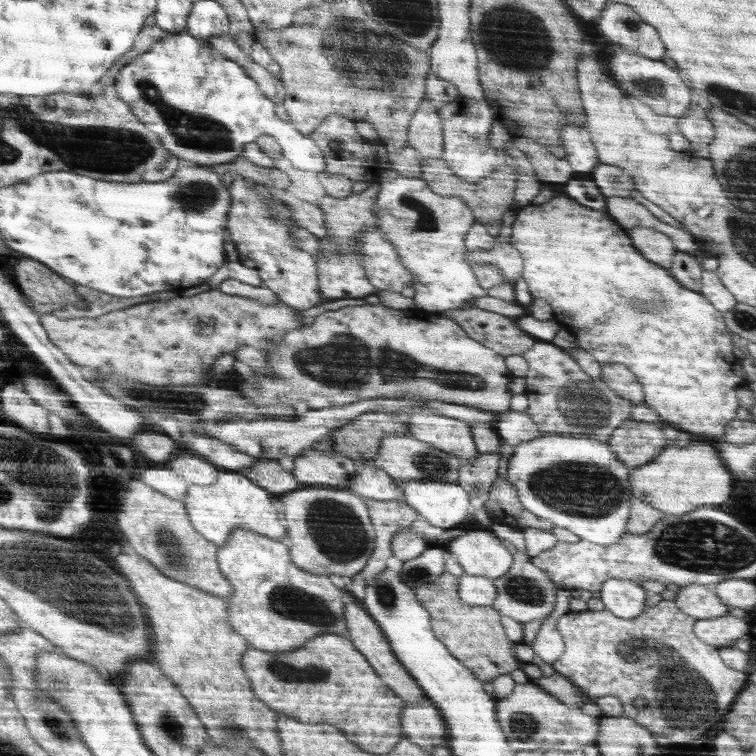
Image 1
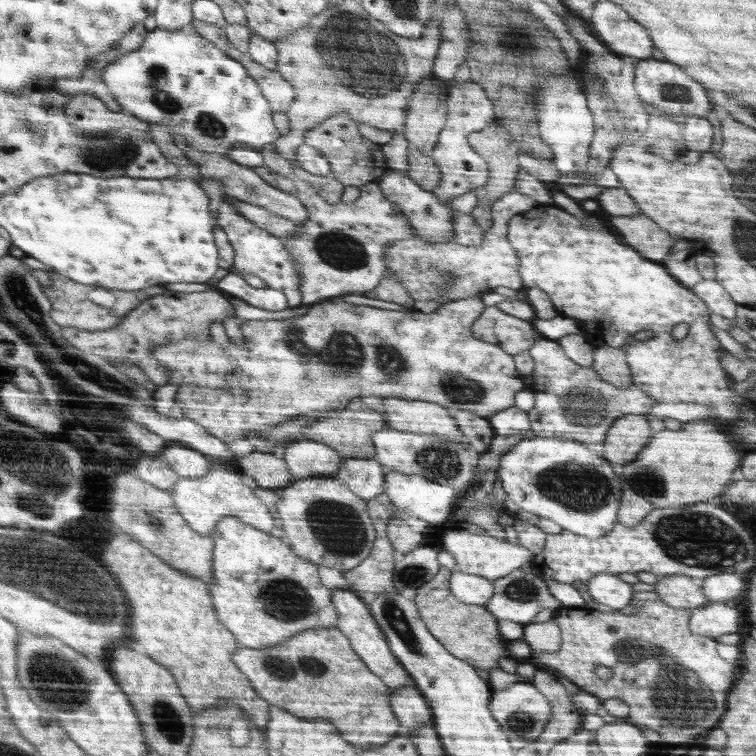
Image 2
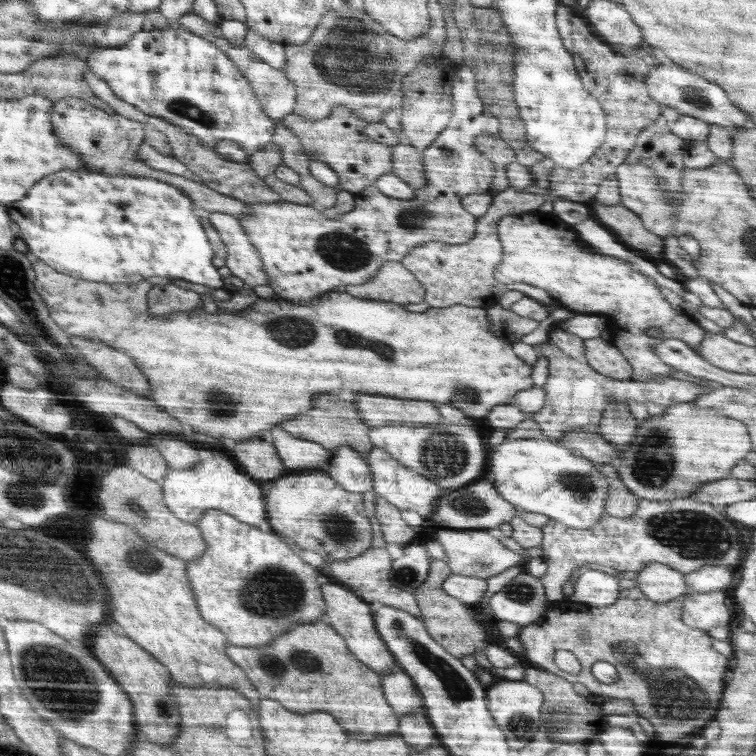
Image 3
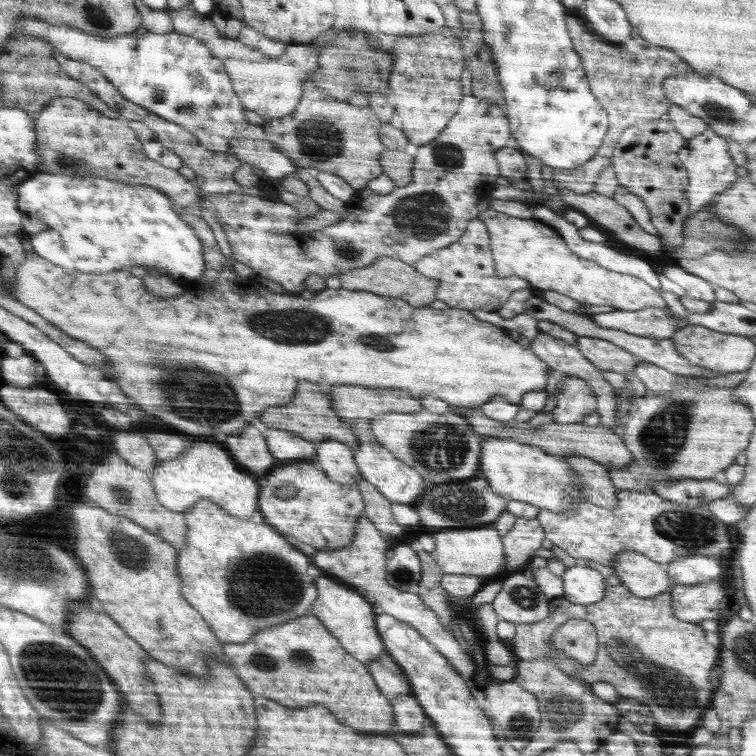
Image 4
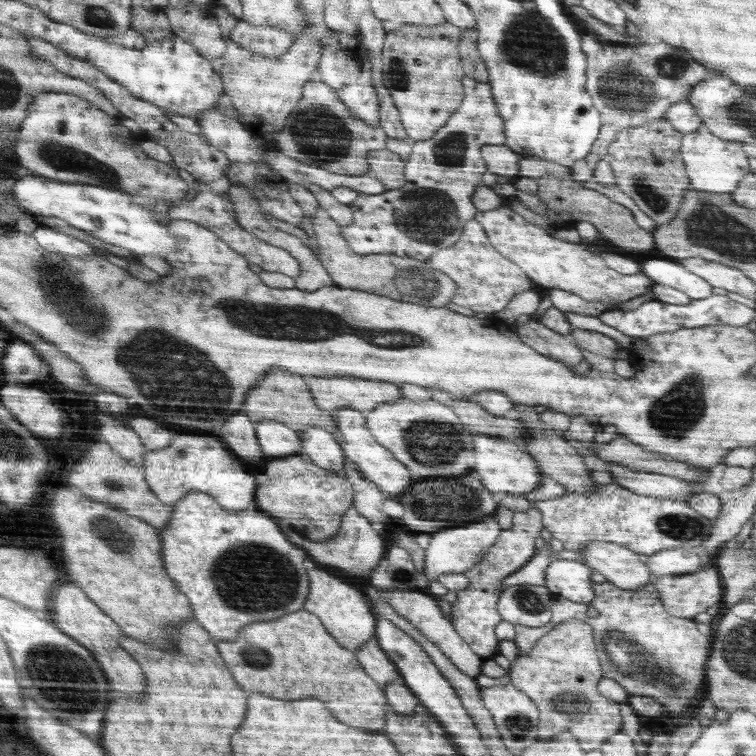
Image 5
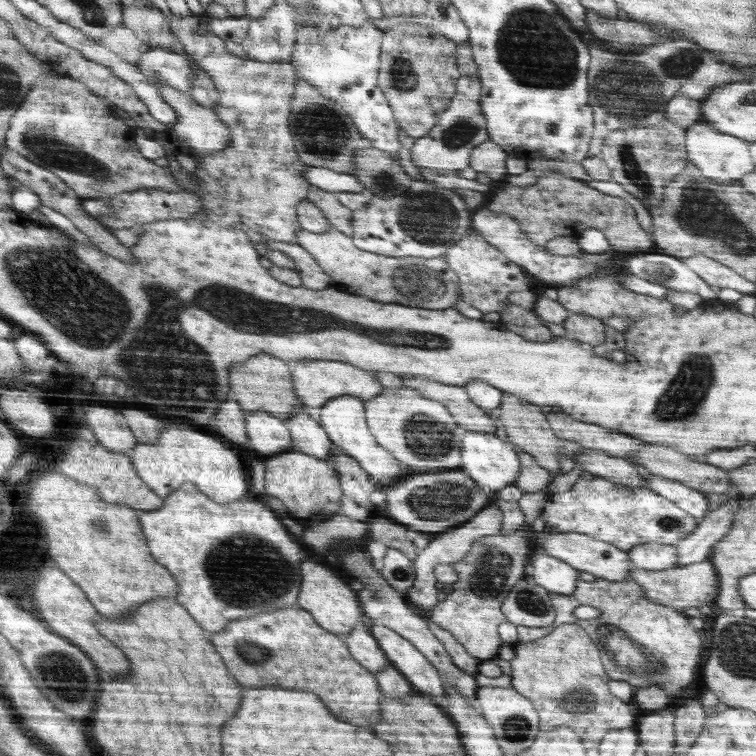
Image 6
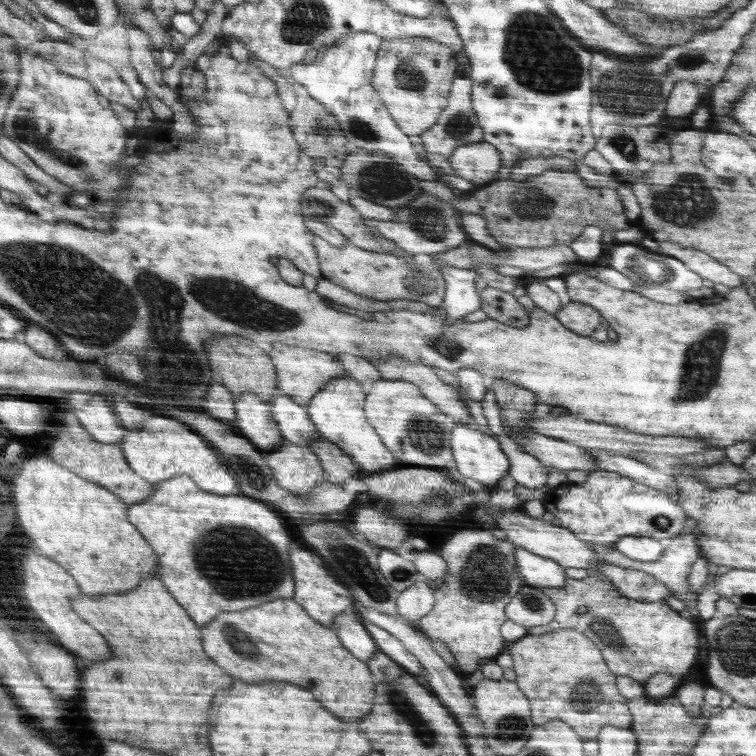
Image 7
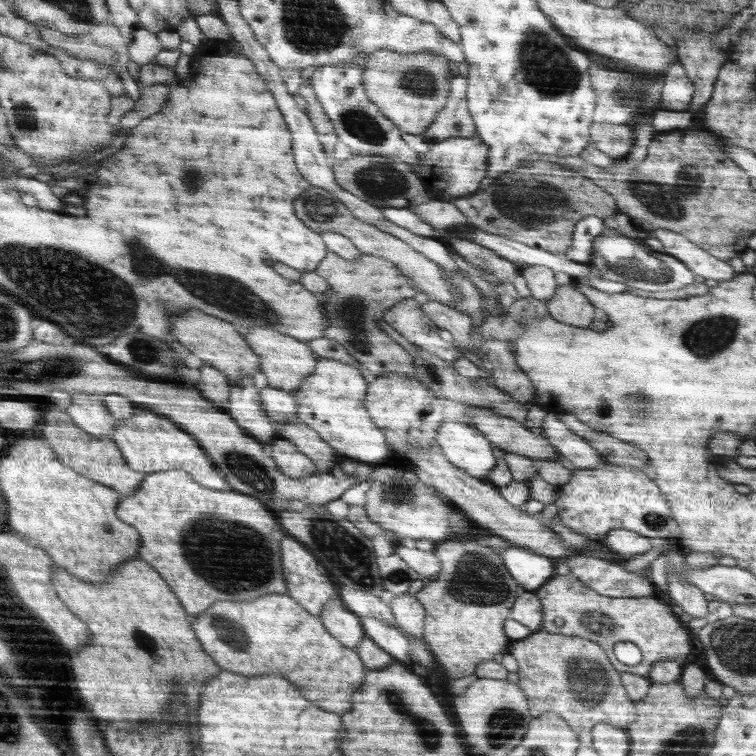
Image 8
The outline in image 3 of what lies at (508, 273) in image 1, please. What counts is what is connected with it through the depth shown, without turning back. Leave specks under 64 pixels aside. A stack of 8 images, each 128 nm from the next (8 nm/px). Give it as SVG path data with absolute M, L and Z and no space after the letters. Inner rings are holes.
M506 188L503 192L494 195L491 208L478 218L476 234L468 242L462 244L444 244L431 240L423 246L417 246L411 254L405 256L401 263L421 282L424 288L424 302L434 308L448 308L462 304L481 308L499 303L504 293L516 290L524 297L532 298L544 304L551 311L556 309L553 298L544 289L534 287L525 282L504 283L498 282L493 275L495 266L501 261L503 250L498 238L498 222L506 216L520 215L528 211L539 211L547 208L547 201L540 194L519 192L514 188Z

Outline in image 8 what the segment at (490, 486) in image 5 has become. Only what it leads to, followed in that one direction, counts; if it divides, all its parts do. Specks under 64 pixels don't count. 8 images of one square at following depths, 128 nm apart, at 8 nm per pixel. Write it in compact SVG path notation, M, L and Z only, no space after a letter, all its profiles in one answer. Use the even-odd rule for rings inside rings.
M444 420L439 427L436 432L435 444L448 459L448 462L451 462L456 468L465 470L470 476L488 482L490 471L496 464L495 448L488 438L468 422L462 420Z

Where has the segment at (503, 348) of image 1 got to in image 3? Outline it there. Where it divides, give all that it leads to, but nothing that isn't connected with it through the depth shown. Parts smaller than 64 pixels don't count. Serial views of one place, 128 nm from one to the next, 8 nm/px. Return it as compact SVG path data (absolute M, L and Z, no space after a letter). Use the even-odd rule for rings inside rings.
M500 304L488 306L484 311L487 316L488 330L508 342L519 342L525 334L530 334L539 322L528 317L521 317L514 314Z

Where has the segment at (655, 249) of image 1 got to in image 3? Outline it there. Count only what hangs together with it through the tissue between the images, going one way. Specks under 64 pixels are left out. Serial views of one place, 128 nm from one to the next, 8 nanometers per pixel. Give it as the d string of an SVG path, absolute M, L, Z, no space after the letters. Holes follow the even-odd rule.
M592 199L587 203L591 208L592 214L596 214L596 218L606 224L605 228L612 228L622 242L648 252L650 256L656 256L662 252L662 238L660 235L652 233L640 221L640 217L629 208L622 206L620 203L607 205Z

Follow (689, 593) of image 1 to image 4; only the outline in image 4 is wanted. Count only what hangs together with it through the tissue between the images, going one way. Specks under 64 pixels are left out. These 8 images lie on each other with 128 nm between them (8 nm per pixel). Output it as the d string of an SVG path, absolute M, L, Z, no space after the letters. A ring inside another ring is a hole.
M626 551L611 566L621 583L640 598L652 598L669 592L674 583L667 575L667 564L654 562L646 555Z

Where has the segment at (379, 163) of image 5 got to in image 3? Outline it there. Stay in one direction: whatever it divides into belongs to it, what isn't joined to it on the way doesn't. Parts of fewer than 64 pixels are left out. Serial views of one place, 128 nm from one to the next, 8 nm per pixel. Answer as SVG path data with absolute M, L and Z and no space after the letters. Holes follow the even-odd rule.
M394 145L391 148L392 163L391 172L400 180L407 182L412 189L424 188L428 184L427 168L424 166L423 153L412 145Z

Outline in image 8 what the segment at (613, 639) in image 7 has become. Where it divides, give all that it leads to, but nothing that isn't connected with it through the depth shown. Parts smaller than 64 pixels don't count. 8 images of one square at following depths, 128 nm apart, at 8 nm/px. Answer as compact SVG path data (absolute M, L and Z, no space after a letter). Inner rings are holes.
M555 575L548 582L545 582L540 588L534 591L535 595L542 600L544 623L541 631L552 634L562 634L563 636L580 636L586 640L594 641L600 645L607 654L608 660L614 668L620 669L620 672L634 673L640 676L649 676L652 664L658 664L662 660L674 660L683 667L684 658L690 652L690 642L688 642L688 632L686 628L678 622L678 618L672 614L670 606L666 603L658 602L658 598L616 598L602 596L595 589L588 588L580 579L572 575ZM618 642L632 642L642 651L640 664L636 666L627 666L620 663L614 657L614 648Z

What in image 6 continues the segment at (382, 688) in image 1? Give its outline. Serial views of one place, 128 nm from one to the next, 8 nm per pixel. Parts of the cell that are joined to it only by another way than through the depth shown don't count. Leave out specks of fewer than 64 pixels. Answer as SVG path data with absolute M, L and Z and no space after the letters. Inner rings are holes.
M294 603L291 607L279 608L275 611L260 613L244 620L236 620L227 624L228 628L220 634L212 634L211 643L223 658L230 673L240 680L244 686L280 686L280 688L296 688L316 692L340 720L348 720L352 724L376 724L380 722L380 702L384 697L379 688L375 673L366 670L357 660L352 658L346 643L336 633L327 632L306 609Z

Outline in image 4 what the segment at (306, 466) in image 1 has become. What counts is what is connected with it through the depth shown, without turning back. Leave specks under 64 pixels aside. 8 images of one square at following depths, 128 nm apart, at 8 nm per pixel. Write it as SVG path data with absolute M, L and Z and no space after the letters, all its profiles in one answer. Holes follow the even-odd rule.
M269 428L262 436L266 439L272 456L280 462L313 462L316 443L279 428Z

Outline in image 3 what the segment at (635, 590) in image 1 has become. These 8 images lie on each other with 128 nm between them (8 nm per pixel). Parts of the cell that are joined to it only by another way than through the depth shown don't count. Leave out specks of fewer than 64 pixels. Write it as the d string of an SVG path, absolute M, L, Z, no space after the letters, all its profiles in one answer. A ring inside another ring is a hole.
M581 570L574 585L569 587L569 595L566 597L572 601L578 601L601 607L616 602L619 592L622 590L618 585L619 579L614 575L596 570Z

